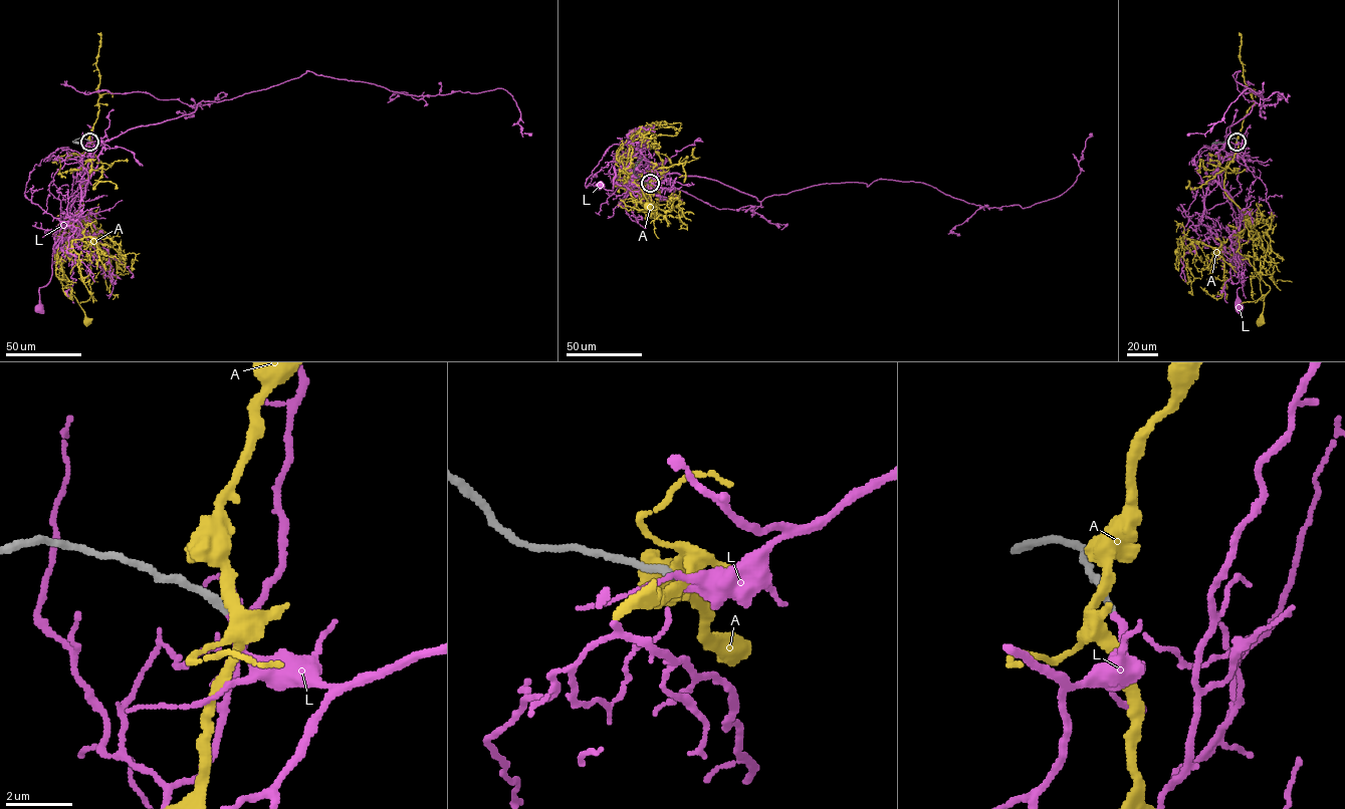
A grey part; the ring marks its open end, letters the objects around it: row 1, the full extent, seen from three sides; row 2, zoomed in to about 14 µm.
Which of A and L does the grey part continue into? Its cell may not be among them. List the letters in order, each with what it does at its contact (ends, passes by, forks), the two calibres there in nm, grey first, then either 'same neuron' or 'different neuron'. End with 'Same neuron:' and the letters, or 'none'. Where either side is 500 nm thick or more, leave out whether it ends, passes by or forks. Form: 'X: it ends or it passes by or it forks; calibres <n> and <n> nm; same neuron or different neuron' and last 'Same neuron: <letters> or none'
A: it passes by; calibres 280 and 320 nm; different neuron
L: it passes by; calibres 240 and 160 nm; same neuron
Same neuron: L

